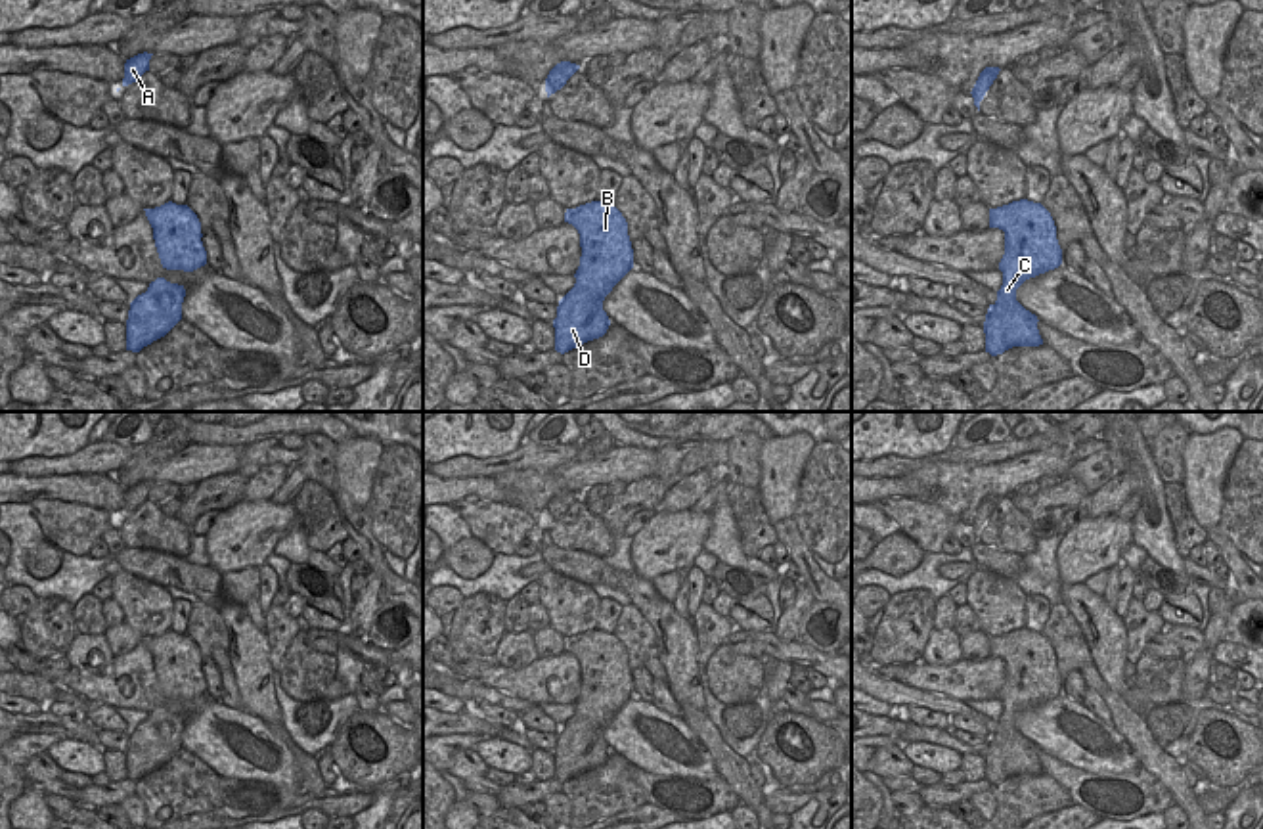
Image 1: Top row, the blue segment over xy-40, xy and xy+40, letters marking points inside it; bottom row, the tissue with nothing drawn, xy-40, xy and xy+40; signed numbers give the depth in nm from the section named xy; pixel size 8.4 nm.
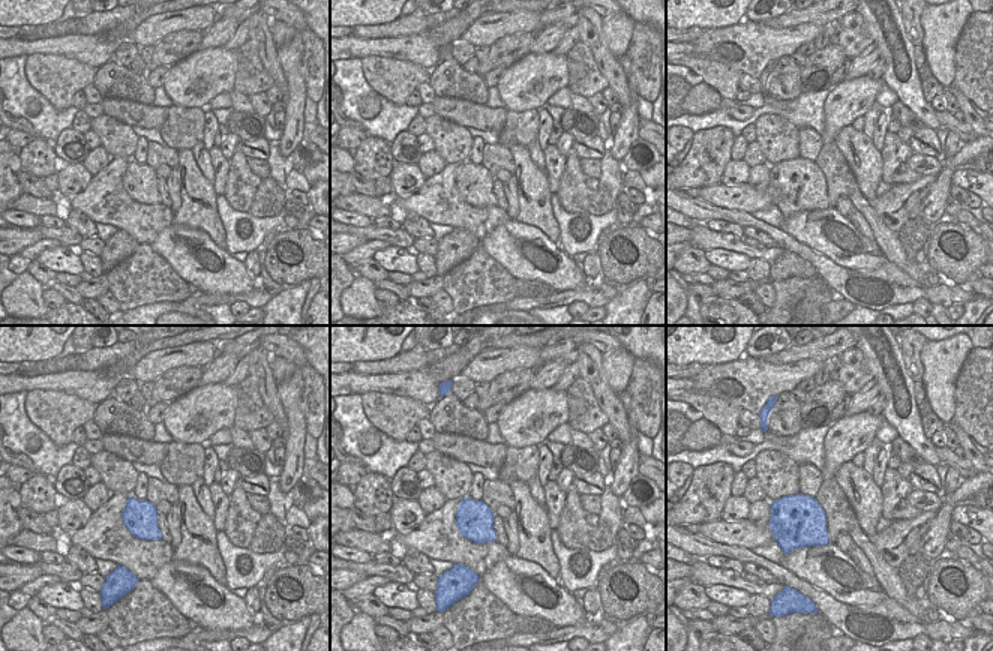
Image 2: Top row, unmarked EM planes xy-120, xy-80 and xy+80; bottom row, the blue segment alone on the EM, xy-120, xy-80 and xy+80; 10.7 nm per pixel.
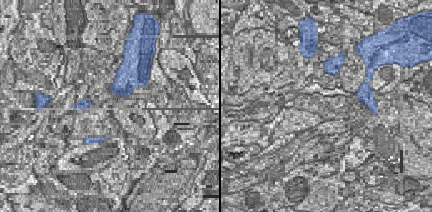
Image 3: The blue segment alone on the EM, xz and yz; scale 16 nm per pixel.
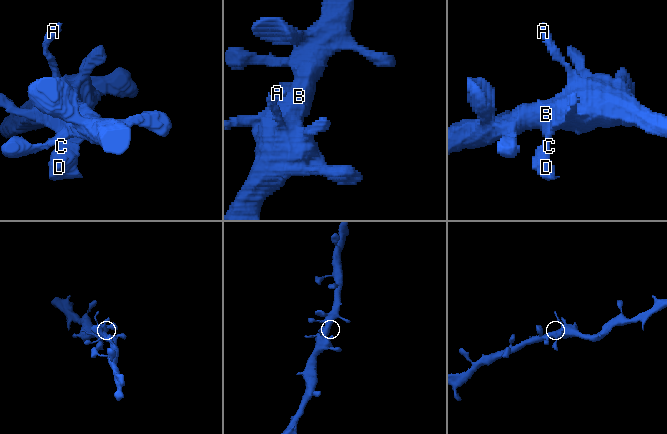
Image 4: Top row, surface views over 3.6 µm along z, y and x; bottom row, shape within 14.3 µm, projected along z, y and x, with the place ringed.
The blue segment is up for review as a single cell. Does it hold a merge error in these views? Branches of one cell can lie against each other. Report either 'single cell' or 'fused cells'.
single cell

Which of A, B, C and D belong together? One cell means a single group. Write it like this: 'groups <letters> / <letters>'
groups A B C D

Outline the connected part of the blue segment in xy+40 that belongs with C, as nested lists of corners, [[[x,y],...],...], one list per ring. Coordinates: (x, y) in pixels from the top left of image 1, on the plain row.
[[[1020,628],[989,638],[989,657],[1005,661],[1005,683],[999,691],[1003,714],[984,751],[986,781],[997,785],[1012,775],[1039,775],[1039,749],[1016,729],[1016,718],[1062,693],[1054,649],[1041,632]]]

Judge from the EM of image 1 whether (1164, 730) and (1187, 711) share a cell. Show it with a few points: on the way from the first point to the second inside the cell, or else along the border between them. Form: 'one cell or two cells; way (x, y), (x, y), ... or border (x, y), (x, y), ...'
one cell; way (1170, 724), (1181, 713)

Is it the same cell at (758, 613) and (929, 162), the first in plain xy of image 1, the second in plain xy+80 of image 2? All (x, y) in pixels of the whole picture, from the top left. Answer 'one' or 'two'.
two

